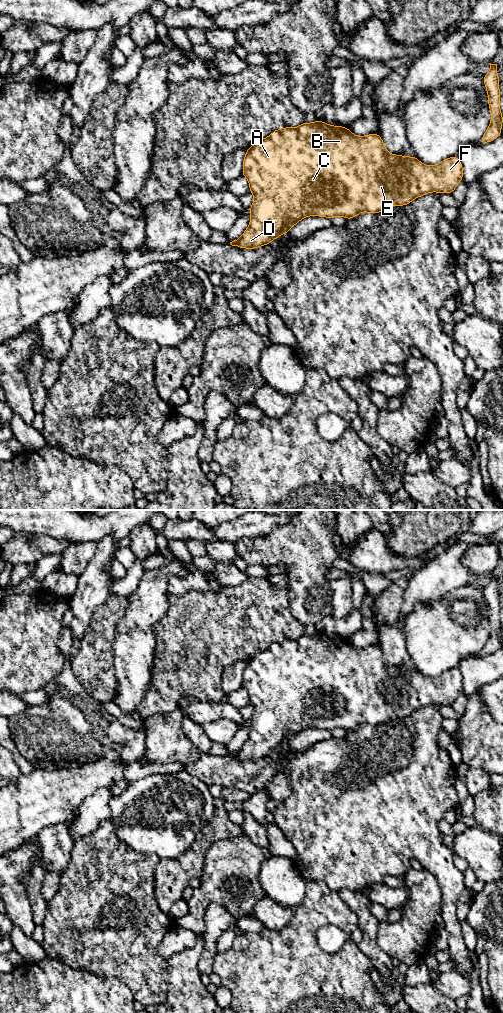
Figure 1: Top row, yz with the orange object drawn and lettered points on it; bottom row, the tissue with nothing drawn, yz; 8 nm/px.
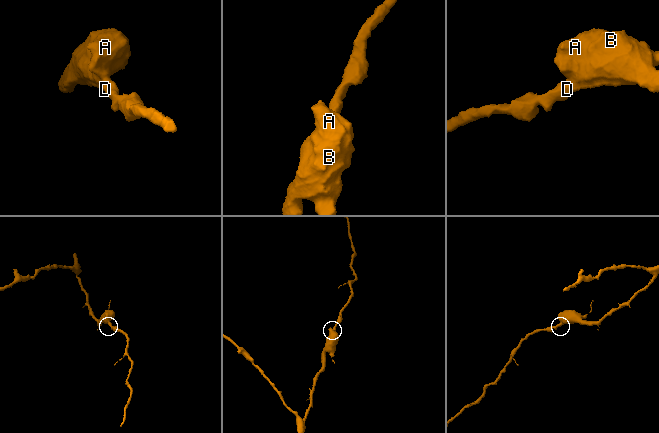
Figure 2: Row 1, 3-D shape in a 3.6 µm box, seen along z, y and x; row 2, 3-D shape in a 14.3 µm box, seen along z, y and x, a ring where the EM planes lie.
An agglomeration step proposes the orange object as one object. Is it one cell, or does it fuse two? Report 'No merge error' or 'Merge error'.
No merge error

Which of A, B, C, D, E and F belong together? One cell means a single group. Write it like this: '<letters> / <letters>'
A B C D E F

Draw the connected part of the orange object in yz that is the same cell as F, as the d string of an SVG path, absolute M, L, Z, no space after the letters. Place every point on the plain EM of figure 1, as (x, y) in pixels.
M321 632L313 635L303 634L296 640L284 639L273 642L272 646L264 651L257 653L253 658L246 661L246 667L243 672L243 681L241 687L245 688L249 694L249 704L254 706L254 713L248 724L251 727L249 738L242 748L230 756L239 760L257 761L260 758L272 755L273 751L286 746L300 732L308 728L319 728L333 731L336 728L343 728L347 732L355 730L361 724L371 726L380 725L392 718L405 718L411 715L415 710L426 707L430 704L452 706L459 694L463 692L463 679L458 668L449 669L434 678L424 677L417 669L390 666L384 658L384 654L378 645L368 646L365 648L355 648L348 639L332 638Z

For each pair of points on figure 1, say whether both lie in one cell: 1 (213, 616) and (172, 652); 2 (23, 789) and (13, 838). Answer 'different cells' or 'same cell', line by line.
1: same cell
2: same cell

